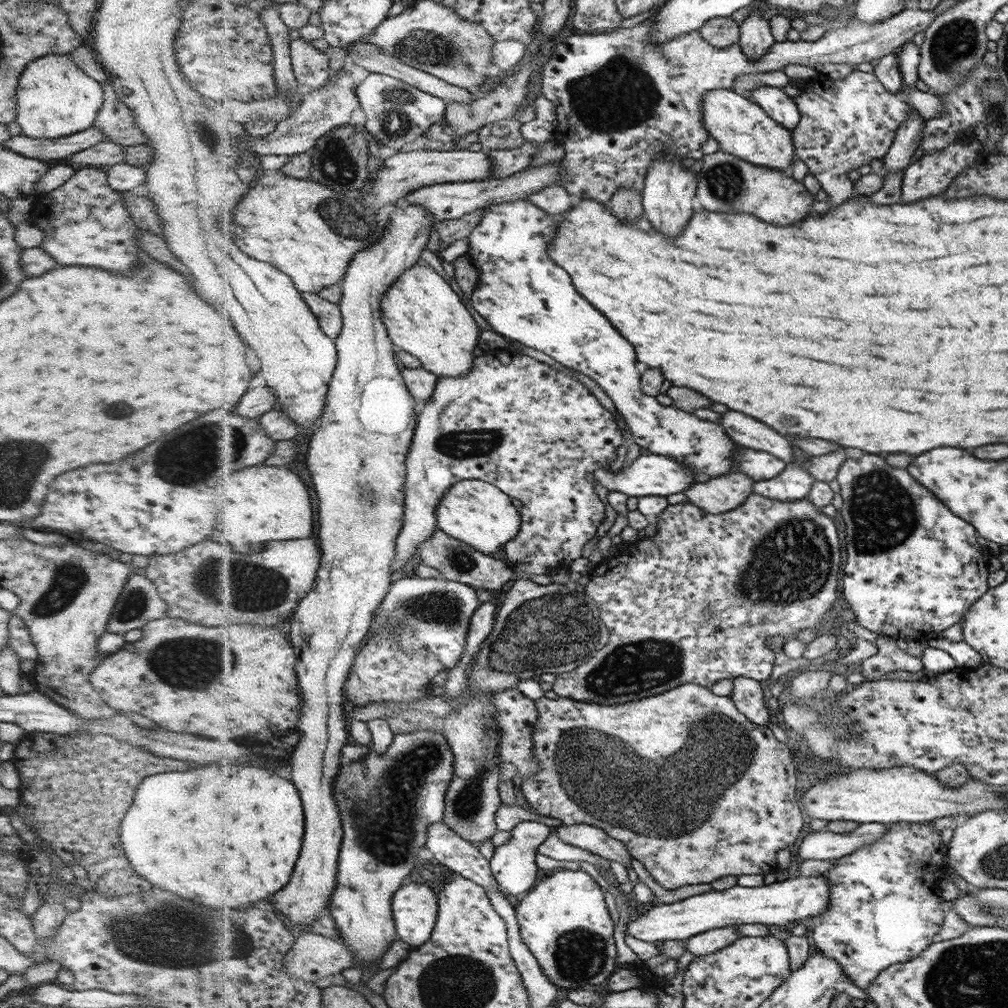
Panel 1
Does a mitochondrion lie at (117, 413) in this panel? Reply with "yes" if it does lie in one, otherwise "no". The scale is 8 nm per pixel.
yes

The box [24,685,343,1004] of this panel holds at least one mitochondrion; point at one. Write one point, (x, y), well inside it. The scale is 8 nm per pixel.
(163, 935)

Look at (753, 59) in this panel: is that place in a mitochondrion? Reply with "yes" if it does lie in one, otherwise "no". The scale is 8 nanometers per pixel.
no

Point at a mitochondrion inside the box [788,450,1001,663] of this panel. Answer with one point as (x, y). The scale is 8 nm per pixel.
(883, 514)

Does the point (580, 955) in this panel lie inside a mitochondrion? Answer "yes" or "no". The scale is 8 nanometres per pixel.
yes

